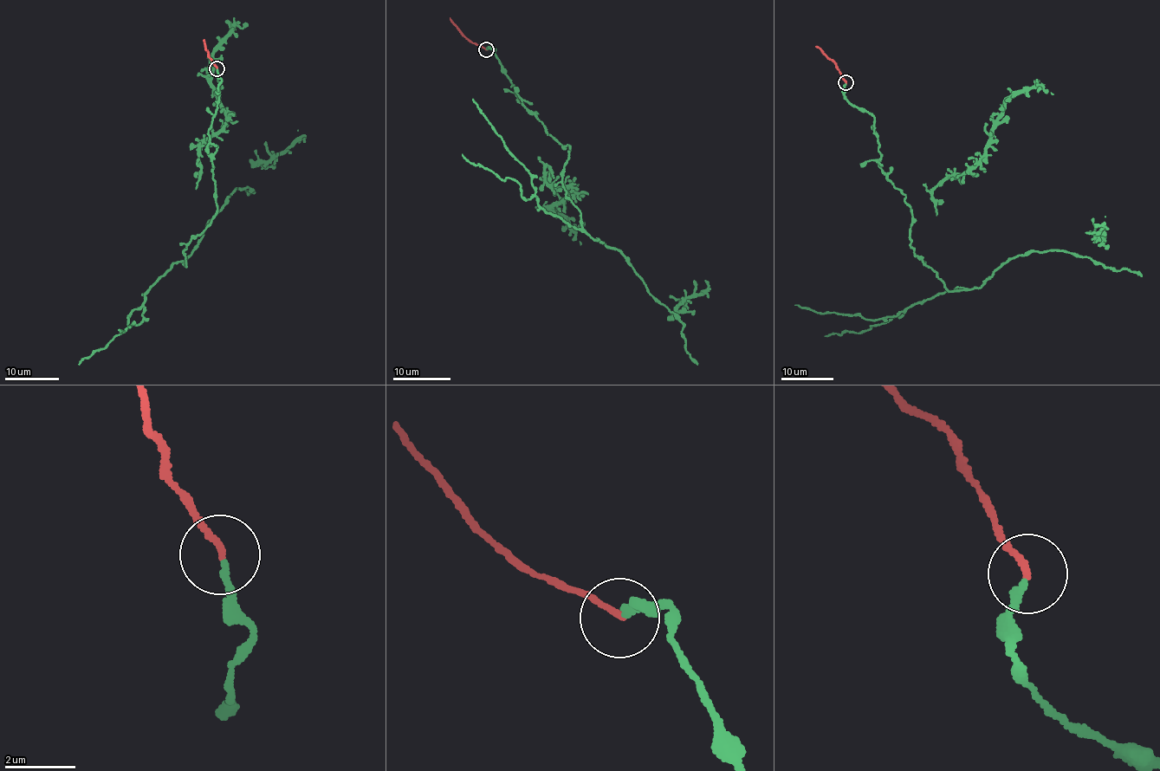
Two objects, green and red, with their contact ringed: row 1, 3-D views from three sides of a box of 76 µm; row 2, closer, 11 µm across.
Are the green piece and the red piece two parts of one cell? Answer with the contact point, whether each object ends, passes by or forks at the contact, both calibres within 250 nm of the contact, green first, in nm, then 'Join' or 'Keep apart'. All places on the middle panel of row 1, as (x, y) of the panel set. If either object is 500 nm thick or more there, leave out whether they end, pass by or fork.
Place: (486, 49). At the ring green ends. At the ring red ends. Thickness 180 nm (green) against 170 nm. Join

